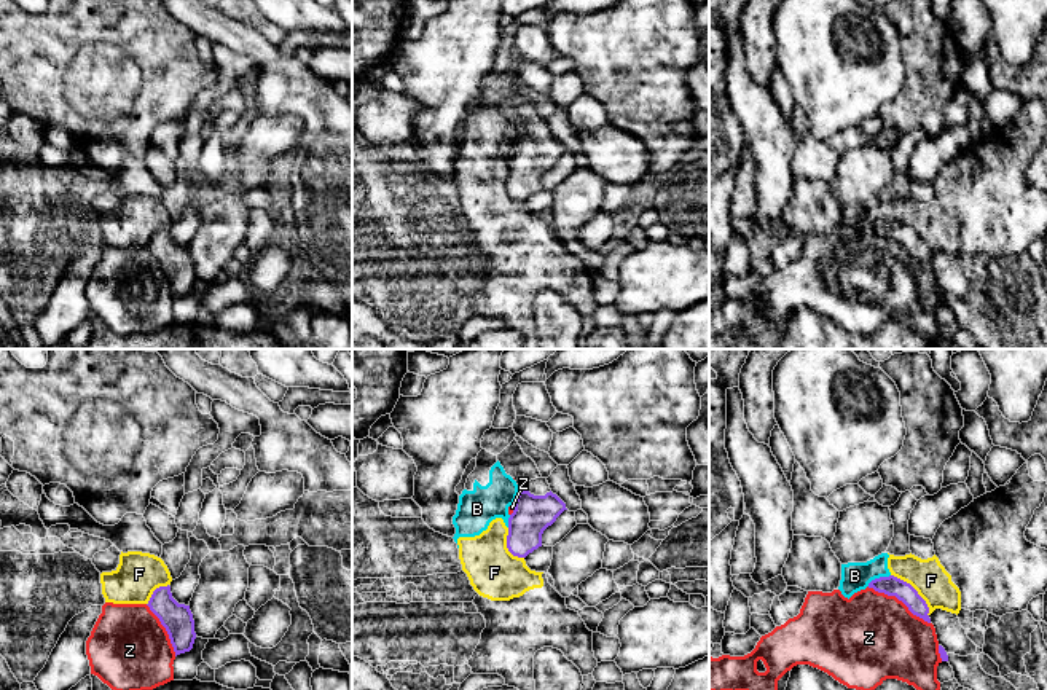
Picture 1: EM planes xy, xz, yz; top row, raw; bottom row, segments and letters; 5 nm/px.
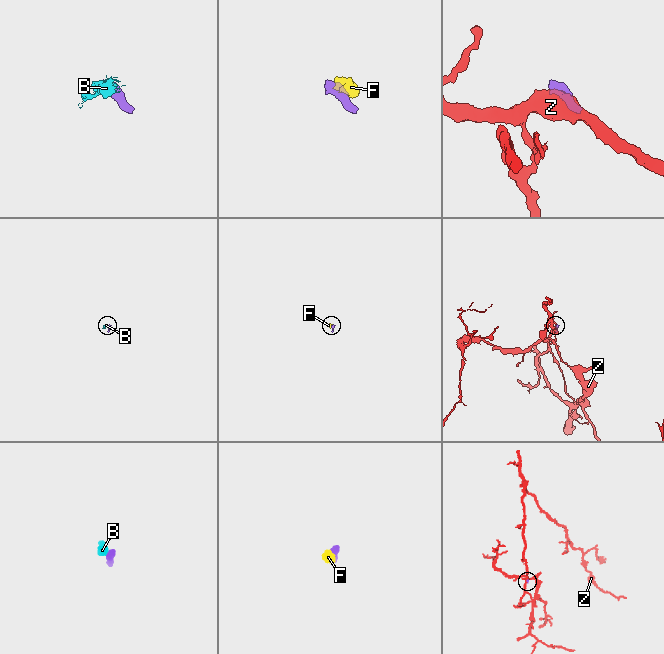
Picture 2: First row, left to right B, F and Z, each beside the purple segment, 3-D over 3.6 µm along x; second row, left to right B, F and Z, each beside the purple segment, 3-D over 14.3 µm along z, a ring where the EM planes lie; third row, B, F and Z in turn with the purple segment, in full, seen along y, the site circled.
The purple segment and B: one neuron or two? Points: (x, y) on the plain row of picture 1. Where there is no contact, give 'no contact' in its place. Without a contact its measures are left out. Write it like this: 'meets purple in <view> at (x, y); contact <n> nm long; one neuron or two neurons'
meets purple in yz at (880, 220); contact 130 nm long; two neurons

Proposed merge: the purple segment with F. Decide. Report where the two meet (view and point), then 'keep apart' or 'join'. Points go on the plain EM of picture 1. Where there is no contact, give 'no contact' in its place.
contact yz (917, 235); keep apart

